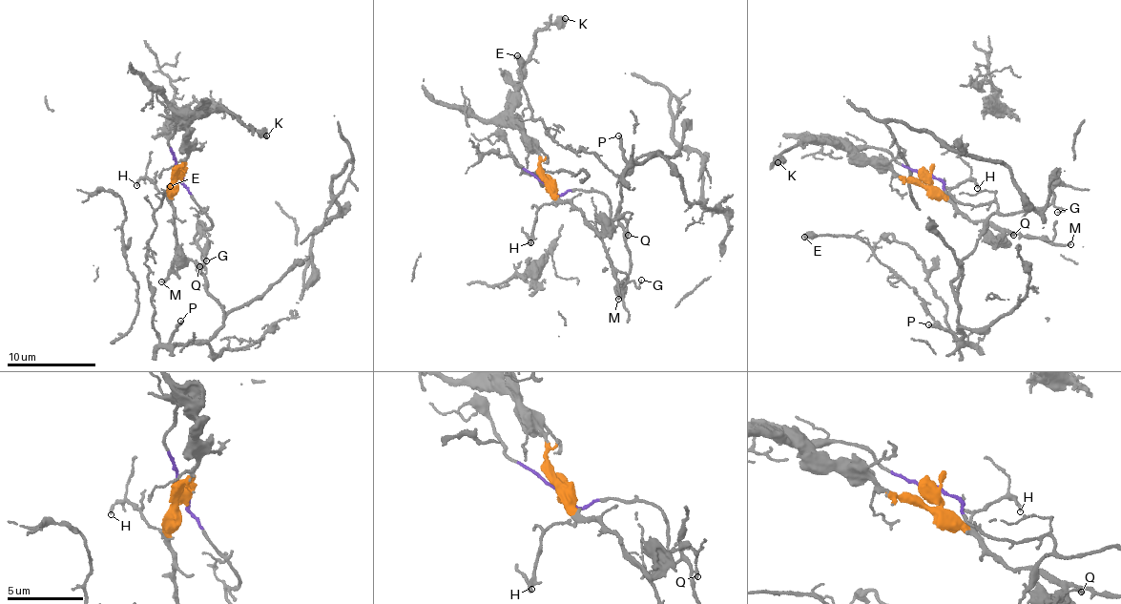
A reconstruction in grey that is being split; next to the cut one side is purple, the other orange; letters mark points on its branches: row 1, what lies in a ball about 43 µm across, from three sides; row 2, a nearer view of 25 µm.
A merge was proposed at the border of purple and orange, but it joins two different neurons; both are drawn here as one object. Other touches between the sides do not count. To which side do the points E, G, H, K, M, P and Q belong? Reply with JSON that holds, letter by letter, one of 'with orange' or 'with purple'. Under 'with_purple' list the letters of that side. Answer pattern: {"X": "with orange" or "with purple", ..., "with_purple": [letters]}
{"E": "with purple", "G": "with purple", "H": "with orange", "K": "with orange", "M": "with orange", "P": "with purple", "Q": "with orange", "with_purple": ["E", "G", "P"]}

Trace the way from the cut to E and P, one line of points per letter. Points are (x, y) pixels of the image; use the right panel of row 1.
E: (927, 176), (965, 204), (997, 204), (950, 286), (965, 343), (934, 320), (868, 244), (843, 235), (804, 238)
P: (927, 176), (965, 204), (997, 204), (950, 286), (964, 337), (927, 325)

